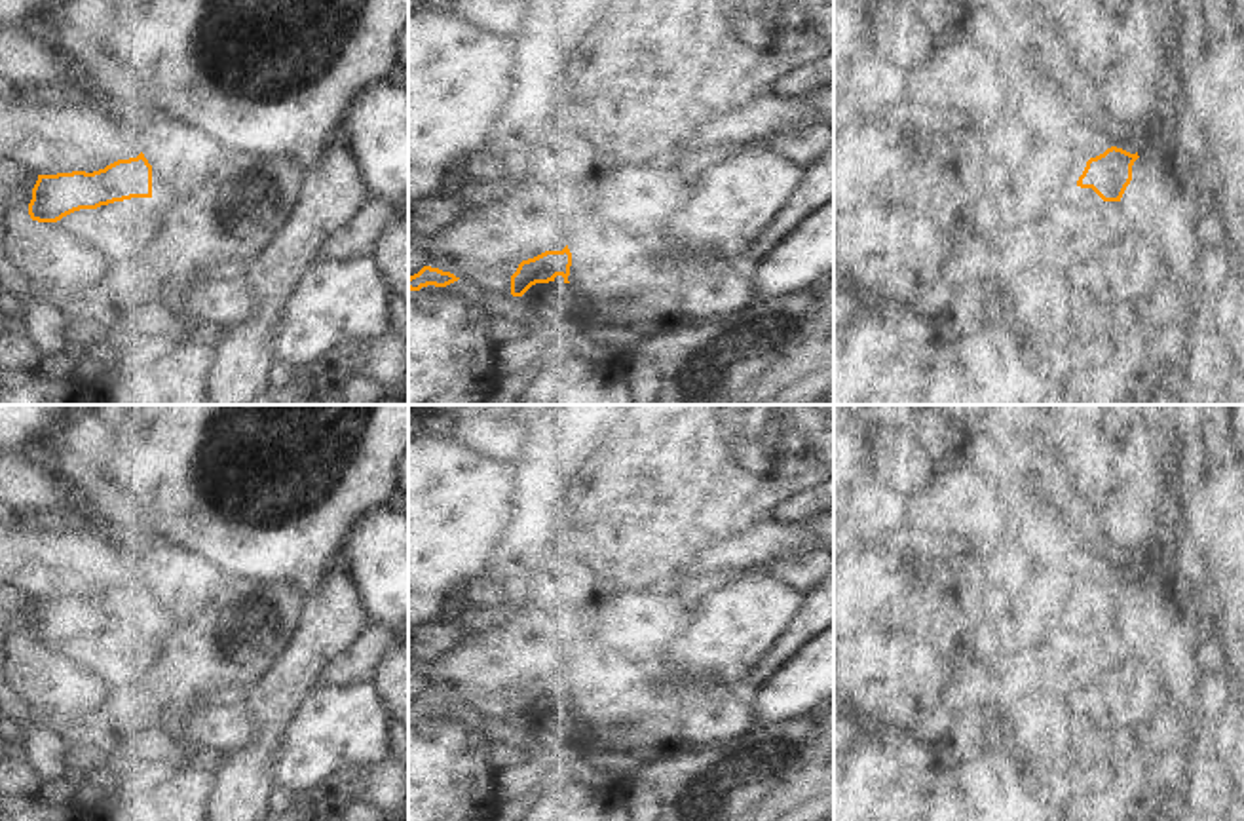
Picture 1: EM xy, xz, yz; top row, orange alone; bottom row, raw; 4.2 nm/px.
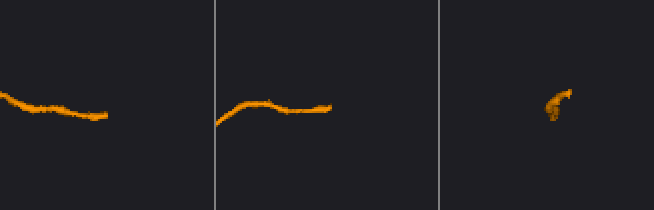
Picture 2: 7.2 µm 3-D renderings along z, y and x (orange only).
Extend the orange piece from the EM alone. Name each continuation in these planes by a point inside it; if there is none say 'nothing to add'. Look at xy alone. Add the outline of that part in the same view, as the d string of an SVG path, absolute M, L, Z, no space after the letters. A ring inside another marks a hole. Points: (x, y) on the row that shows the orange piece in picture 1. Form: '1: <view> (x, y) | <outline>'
nothing to add

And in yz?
1: yz (1055, 173) | M1045 154L1045 162L1041 165L1045 173L1045 182L1056 186L1077 186L1077 181L1054 156Z

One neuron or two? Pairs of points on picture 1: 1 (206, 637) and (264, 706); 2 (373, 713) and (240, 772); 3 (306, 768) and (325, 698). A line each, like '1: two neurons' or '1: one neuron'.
1: two neurons
2: two neurons
3: one neuron

